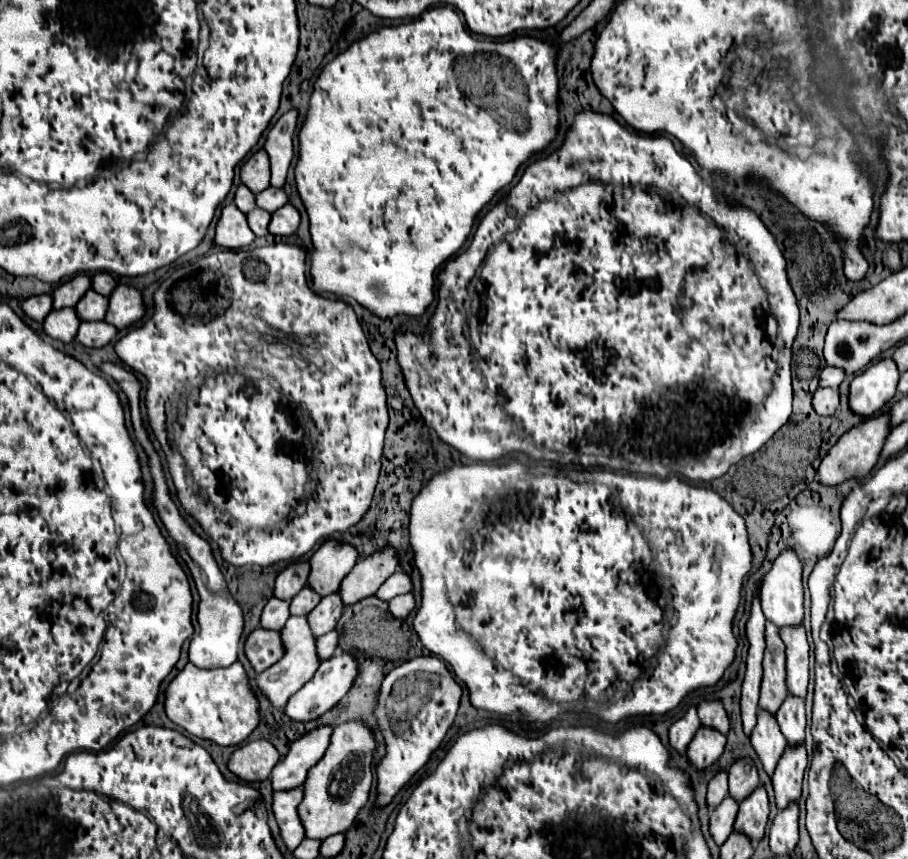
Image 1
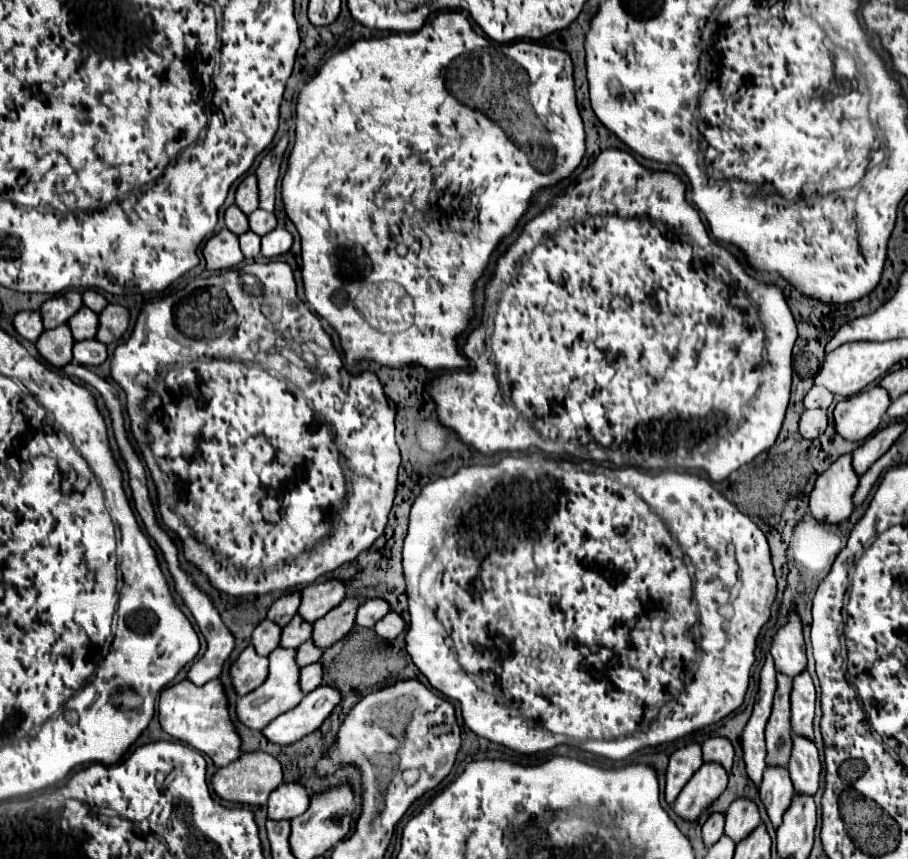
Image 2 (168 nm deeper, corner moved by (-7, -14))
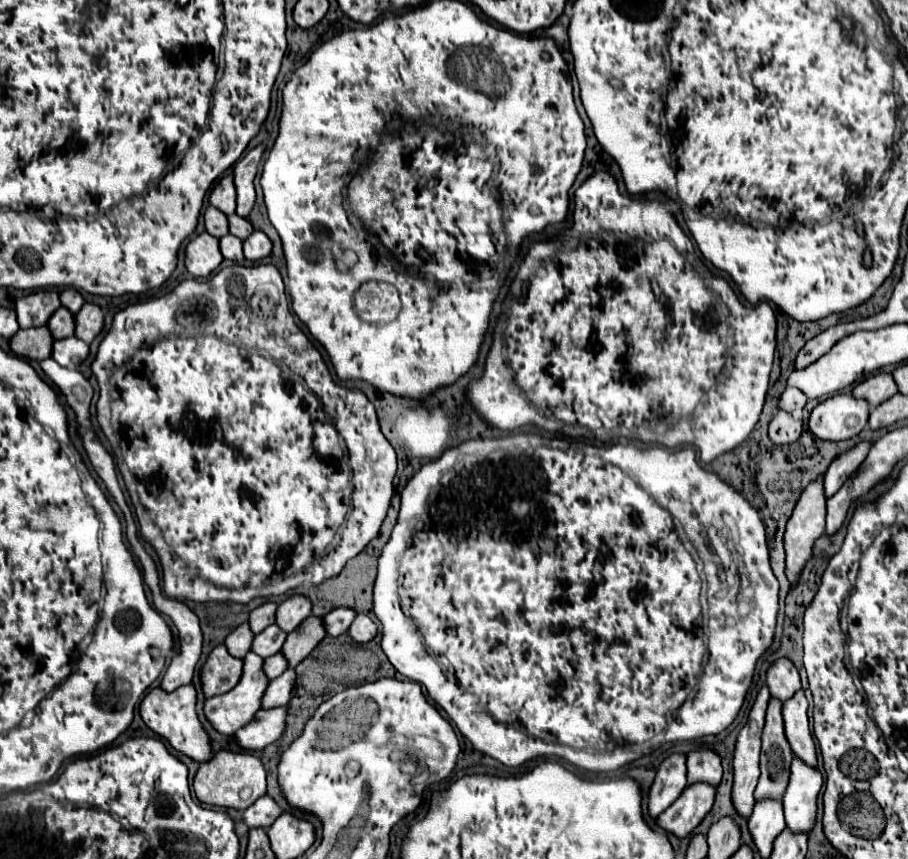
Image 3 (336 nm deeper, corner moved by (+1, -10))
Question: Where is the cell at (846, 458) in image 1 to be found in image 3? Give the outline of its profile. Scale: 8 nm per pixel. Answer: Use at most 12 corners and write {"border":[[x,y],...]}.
{"border":[[823,477],[801,493],[787,521],[785,575],[797,585],[823,535]]}

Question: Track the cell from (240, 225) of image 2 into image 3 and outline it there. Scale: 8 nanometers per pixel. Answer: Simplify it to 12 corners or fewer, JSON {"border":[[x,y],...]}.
{"border":[[207,207],[203,219],[209,235],[229,233],[227,217]]}

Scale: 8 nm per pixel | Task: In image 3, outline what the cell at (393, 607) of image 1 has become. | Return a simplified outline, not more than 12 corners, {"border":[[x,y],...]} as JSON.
{"border":[[357,615],[347,633],[357,643],[375,637],[377,627],[369,617]]}

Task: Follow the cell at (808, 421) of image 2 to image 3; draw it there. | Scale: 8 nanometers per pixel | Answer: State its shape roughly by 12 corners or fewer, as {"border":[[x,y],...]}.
{"border":[[785,411],[769,421],[769,439],[789,445],[799,439],[803,423]]}

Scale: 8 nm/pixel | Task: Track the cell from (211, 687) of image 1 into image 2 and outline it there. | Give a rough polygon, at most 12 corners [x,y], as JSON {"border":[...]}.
{"border":[[223,683],[161,691],[165,733],[217,767],[241,757]]}

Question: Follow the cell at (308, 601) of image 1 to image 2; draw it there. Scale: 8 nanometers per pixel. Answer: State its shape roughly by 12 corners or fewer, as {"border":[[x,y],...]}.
{"border":[[295,615],[285,625],[281,647],[299,647],[311,637],[313,623]]}

